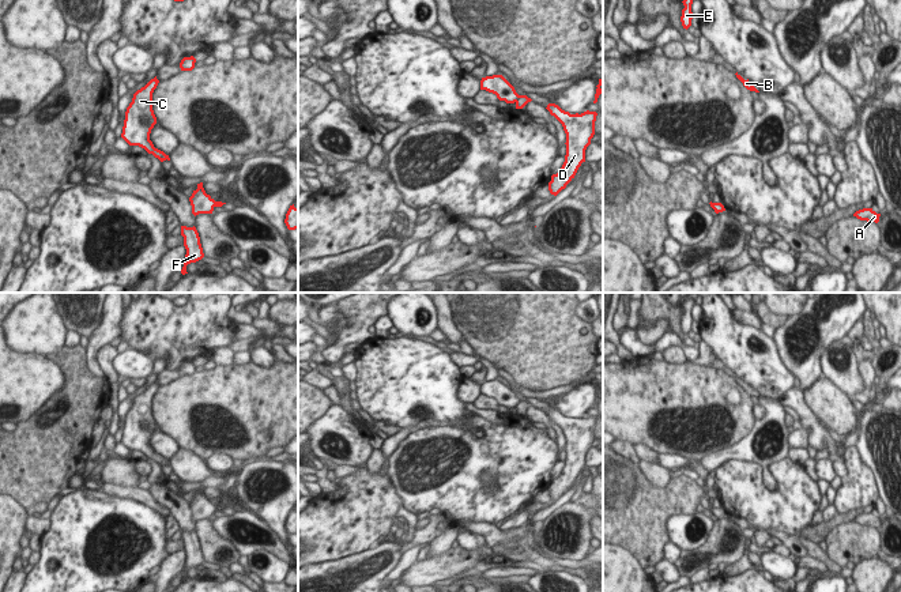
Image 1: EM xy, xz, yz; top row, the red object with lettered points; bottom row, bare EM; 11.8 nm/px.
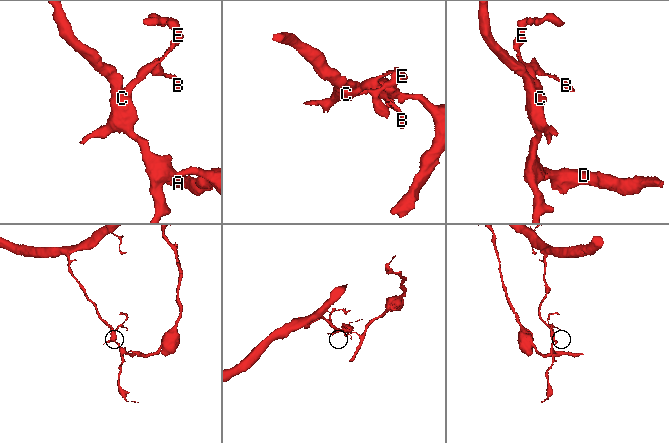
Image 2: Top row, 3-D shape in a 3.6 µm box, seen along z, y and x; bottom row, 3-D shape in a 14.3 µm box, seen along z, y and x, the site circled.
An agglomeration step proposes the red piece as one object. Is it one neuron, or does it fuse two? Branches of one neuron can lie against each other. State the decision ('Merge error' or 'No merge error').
Merge error.

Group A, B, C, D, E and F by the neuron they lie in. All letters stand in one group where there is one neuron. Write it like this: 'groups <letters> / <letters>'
groups A D / B C E F

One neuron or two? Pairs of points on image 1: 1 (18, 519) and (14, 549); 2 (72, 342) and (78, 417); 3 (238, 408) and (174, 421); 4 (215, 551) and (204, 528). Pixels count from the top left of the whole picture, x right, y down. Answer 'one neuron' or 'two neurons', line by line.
1: one neuron
2: two neurons
3: one neuron
4: one neuron

